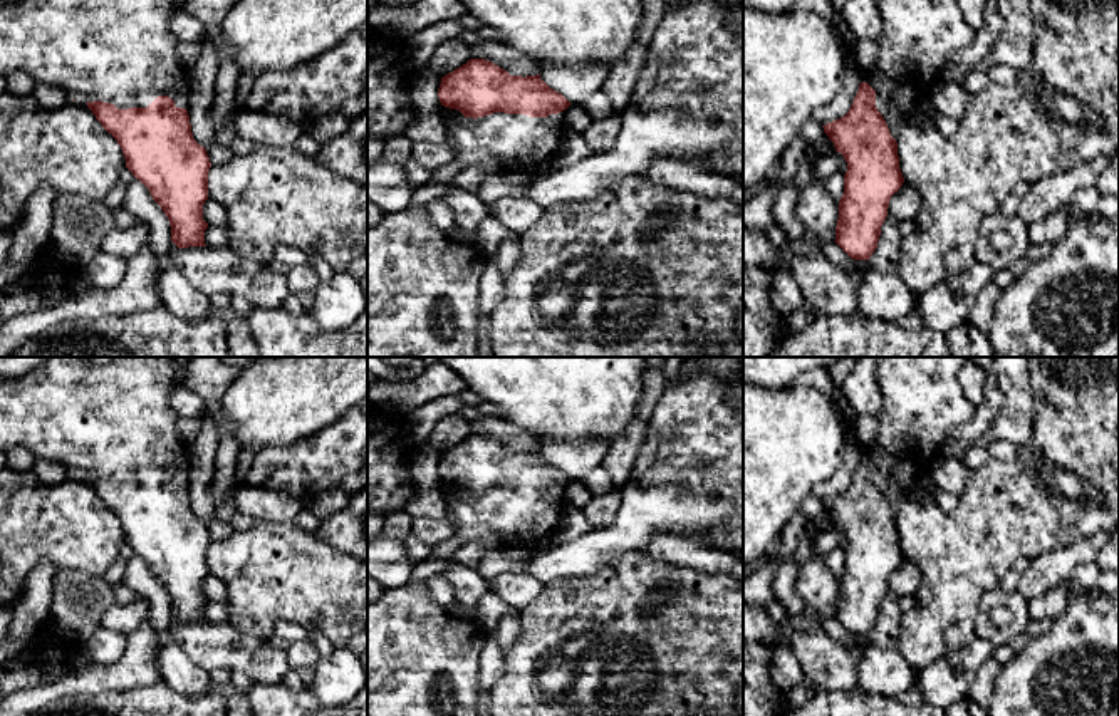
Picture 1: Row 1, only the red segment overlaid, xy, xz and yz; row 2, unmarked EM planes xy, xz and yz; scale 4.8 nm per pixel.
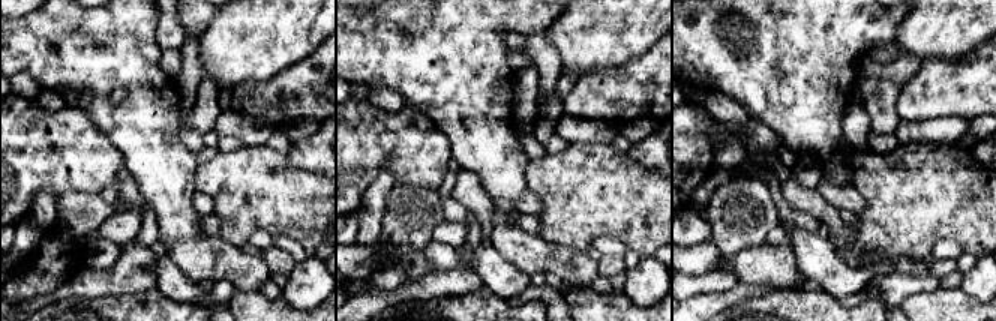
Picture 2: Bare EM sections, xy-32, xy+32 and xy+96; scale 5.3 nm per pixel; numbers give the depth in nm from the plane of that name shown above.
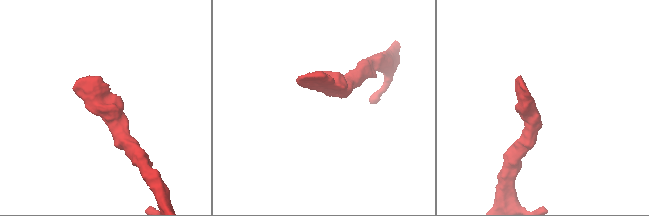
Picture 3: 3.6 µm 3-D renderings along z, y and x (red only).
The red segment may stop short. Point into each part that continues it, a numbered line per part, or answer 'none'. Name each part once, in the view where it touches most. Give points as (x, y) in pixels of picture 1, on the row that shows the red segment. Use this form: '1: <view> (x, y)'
1: xy (123, 52)

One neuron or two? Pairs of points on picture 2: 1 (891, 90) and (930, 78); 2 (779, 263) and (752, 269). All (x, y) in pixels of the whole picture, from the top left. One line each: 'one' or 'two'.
1: two
2: one

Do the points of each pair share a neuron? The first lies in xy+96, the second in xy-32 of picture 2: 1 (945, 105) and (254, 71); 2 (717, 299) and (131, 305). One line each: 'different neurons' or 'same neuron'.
1: different neurons
2: different neurons

